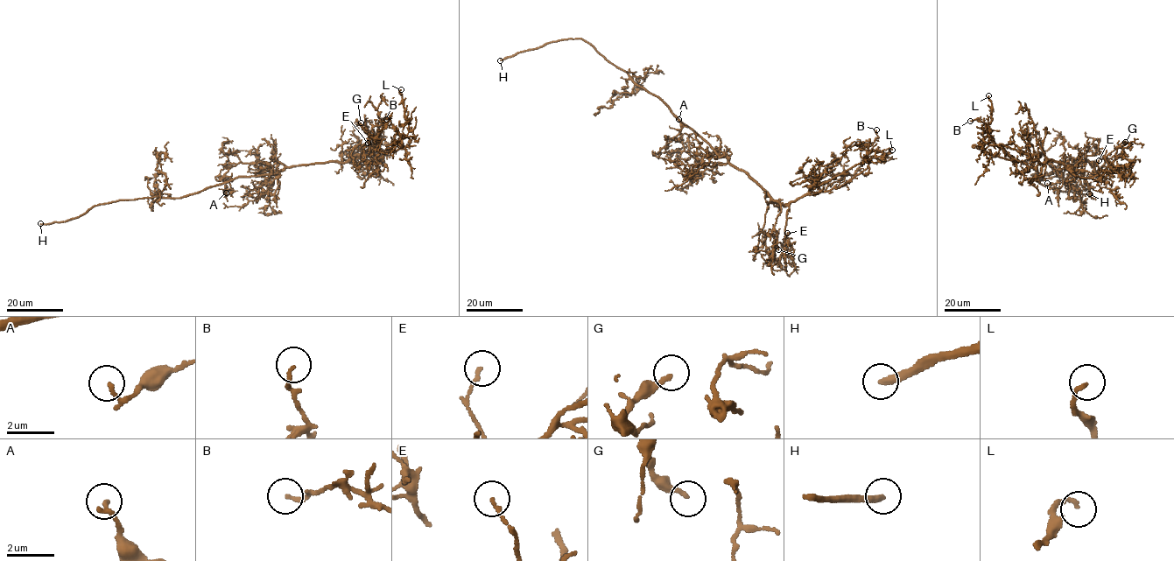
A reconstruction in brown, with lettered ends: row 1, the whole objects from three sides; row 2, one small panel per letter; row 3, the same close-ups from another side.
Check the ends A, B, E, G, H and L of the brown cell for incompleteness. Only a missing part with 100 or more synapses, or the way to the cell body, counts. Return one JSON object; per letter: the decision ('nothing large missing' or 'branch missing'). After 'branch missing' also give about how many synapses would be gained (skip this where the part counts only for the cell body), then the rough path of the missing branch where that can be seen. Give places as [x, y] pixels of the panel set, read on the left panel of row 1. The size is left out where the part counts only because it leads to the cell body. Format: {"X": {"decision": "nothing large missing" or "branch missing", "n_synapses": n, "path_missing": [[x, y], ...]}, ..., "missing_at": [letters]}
{"A": {"decision": "nothing large missing"}, "B": {"decision": "nothing large missing"}, "E": {"decision": "nothing large missing"}, "G": {"decision": "nothing large missing"}, "H": {"decision": "branch missing"}, "L": {"decision": "nothing large missing"}, "missing_at": ["H"]}

